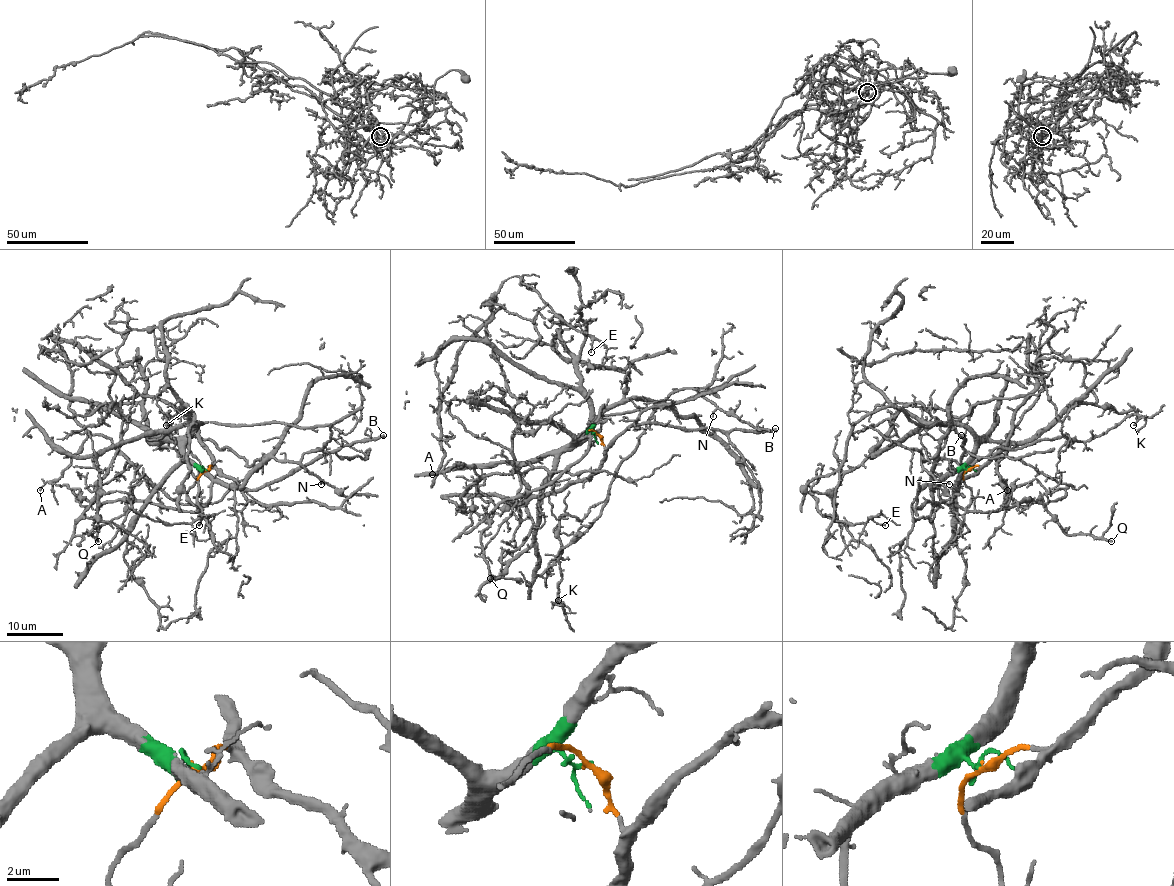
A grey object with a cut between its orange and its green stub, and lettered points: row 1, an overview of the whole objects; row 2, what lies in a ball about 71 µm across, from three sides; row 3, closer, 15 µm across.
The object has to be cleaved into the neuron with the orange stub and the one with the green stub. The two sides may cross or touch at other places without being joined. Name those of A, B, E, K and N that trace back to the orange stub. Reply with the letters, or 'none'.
A, B

